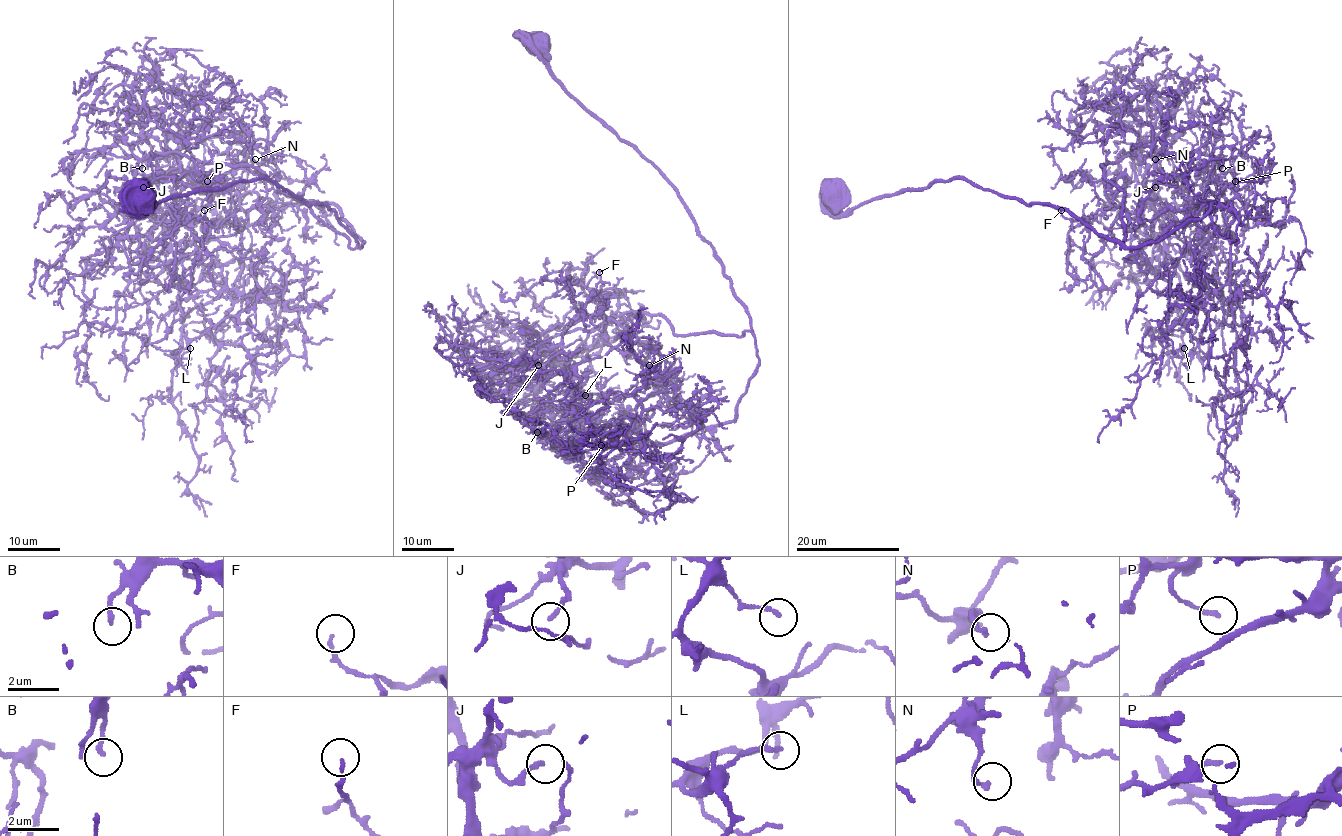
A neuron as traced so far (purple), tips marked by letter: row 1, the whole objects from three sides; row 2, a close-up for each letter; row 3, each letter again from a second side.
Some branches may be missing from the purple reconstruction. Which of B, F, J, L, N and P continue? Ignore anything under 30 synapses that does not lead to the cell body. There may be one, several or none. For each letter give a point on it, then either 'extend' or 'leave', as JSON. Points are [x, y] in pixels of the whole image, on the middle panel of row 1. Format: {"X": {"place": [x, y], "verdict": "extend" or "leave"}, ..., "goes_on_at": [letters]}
{"B": {"place": [537, 432], "verdict": "leave"}, "F": {"place": [599, 272], "verdict": "leave"}, "J": {"place": [538, 365], "verdict": "leave"}, "L": {"place": [585, 395], "verdict": "leave"}, "N": {"place": [649, 365], "verdict": "leave"}, "P": {"place": [601, 445], "verdict": "leave"}, "goes_on_at": []}

